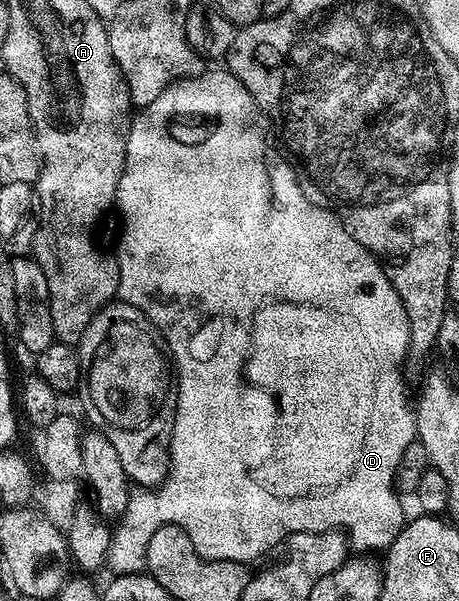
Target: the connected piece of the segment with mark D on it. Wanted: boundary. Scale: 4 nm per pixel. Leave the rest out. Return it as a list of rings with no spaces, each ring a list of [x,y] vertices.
[[[228,69],[209,71],[207,70],[205,73],[192,79],[178,80],[168,89],[164,89],[164,93],[160,93],[160,97],[156,97],[156,101],[152,101],[152,105],[141,108],[133,116],[130,132],[128,133],[128,141],[126,142],[126,164],[122,170],[122,180],[118,186],[118,202],[116,204],[117,210],[119,212],[122,210],[122,236],[119,237],[118,243],[116,239],[116,254],[118,257],[118,268],[120,269],[120,285],[118,286],[117,298],[123,303],[132,305],[137,311],[144,312],[152,321],[152,325],[156,325],[156,329],[165,337],[166,344],[170,347],[170,353],[174,357],[178,381],[178,404],[174,414],[174,433],[170,449],[169,476],[159,489],[138,489],[131,494],[130,503],[126,507],[126,515],[122,519],[124,523],[120,529],[117,530],[115,528],[112,533],[112,546],[108,558],[109,568],[113,568],[114,572],[118,575],[139,574],[146,566],[148,537],[152,537],[152,533],[156,533],[156,529],[165,523],[180,525],[180,529],[184,529],[184,533],[188,533],[192,537],[192,547],[196,549],[196,553],[200,553],[200,557],[215,559],[216,561],[236,561],[237,563],[247,565],[253,564],[253,559],[260,558],[265,551],[272,550],[277,543],[279,546],[287,535],[295,535],[301,531],[317,533],[318,531],[336,531],[341,529],[343,532],[348,533],[349,546],[353,550],[354,547],[358,550],[355,552],[385,552],[386,548],[392,545],[394,538],[402,532],[402,528],[408,519],[408,515],[402,512],[401,501],[403,502],[403,500],[396,490],[396,480],[400,459],[404,457],[404,449],[408,449],[408,445],[415,442],[416,439],[416,415],[412,410],[411,396],[410,399],[406,396],[406,379],[402,376],[402,362],[405,361],[406,355],[408,356],[410,351],[410,322],[408,321],[408,313],[404,309],[396,289],[391,285],[390,278],[386,276],[386,268],[380,262],[378,256],[368,249],[364,249],[364,245],[360,241],[352,238],[348,233],[348,229],[344,229],[342,222],[328,209],[308,201],[308,197],[304,197],[304,189],[300,189],[298,176],[292,170],[291,164],[284,161],[281,154],[278,154],[279,156],[274,155],[273,149],[266,147],[266,131],[268,132],[268,127],[264,122],[264,116],[259,111],[256,101],[244,89],[241,81]]]

